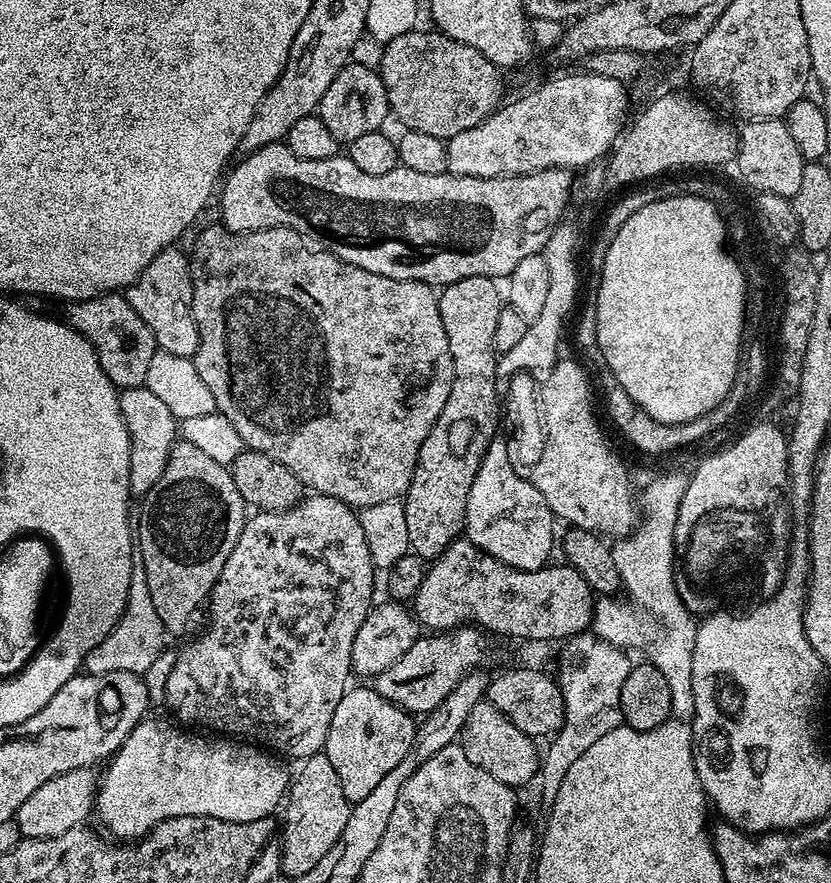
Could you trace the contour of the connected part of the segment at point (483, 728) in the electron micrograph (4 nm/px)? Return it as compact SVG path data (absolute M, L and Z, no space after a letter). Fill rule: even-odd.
M481 702L470 710L458 743L474 766L486 770L490 778L498 778L498 782L514 790L520 790L523 784L537 779L542 759L541 753L536 753L537 741L522 734L522 730L518 730L518 726L514 726L514 722L510 722L510 718L506 718L506 714L499 712L493 704Z

